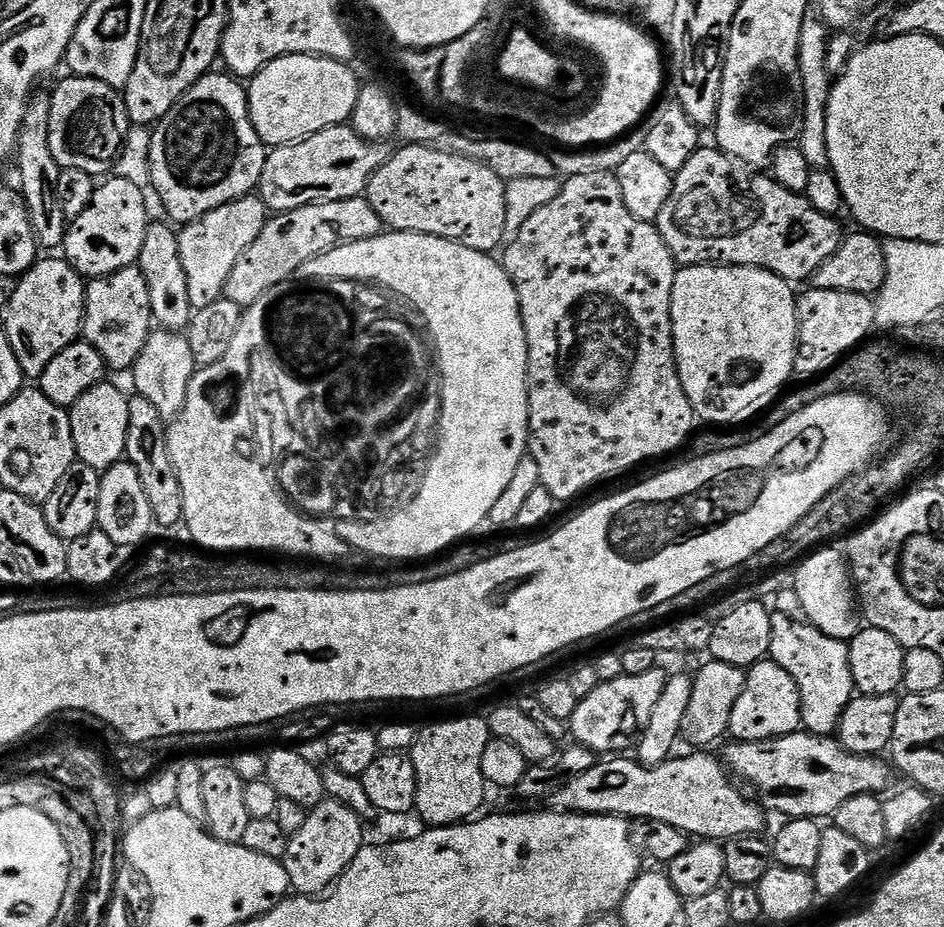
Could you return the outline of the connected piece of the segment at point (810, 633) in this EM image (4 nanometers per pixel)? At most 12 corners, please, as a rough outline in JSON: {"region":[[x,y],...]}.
{"region":[[773,611],[770,658],[803,731],[831,737],[854,695],[848,644]]}

